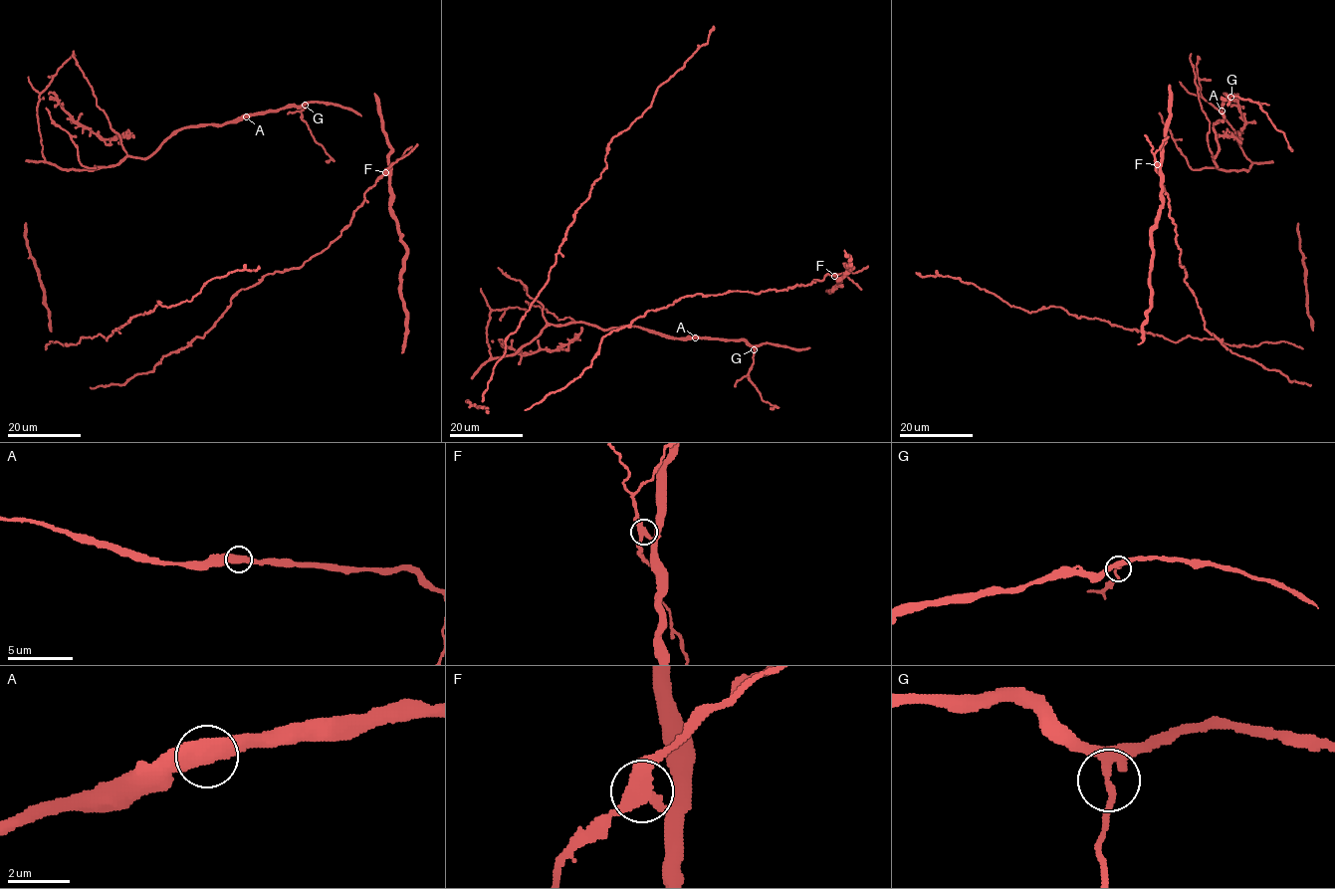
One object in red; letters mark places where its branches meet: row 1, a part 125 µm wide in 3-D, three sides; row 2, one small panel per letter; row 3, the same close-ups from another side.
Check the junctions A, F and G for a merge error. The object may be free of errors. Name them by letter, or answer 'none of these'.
F

